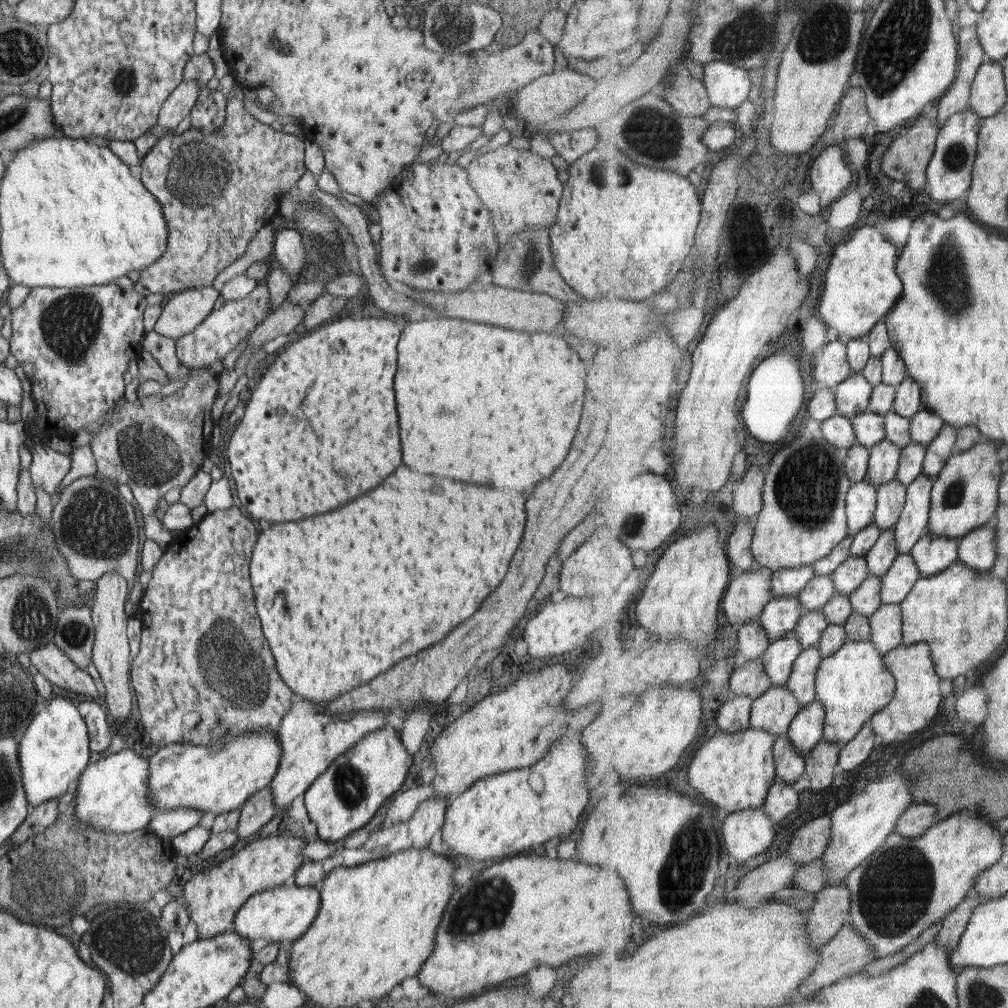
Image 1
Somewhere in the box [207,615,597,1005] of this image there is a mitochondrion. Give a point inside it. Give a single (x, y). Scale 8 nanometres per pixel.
(499, 895)

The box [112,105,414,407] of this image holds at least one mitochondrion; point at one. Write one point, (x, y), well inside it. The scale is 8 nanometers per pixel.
(198, 175)

